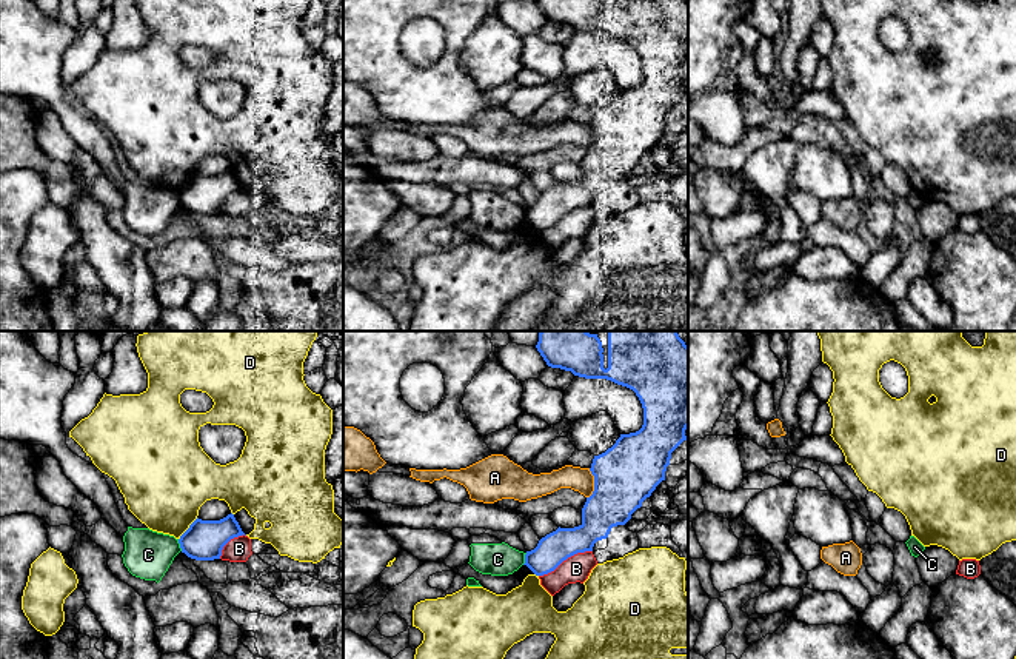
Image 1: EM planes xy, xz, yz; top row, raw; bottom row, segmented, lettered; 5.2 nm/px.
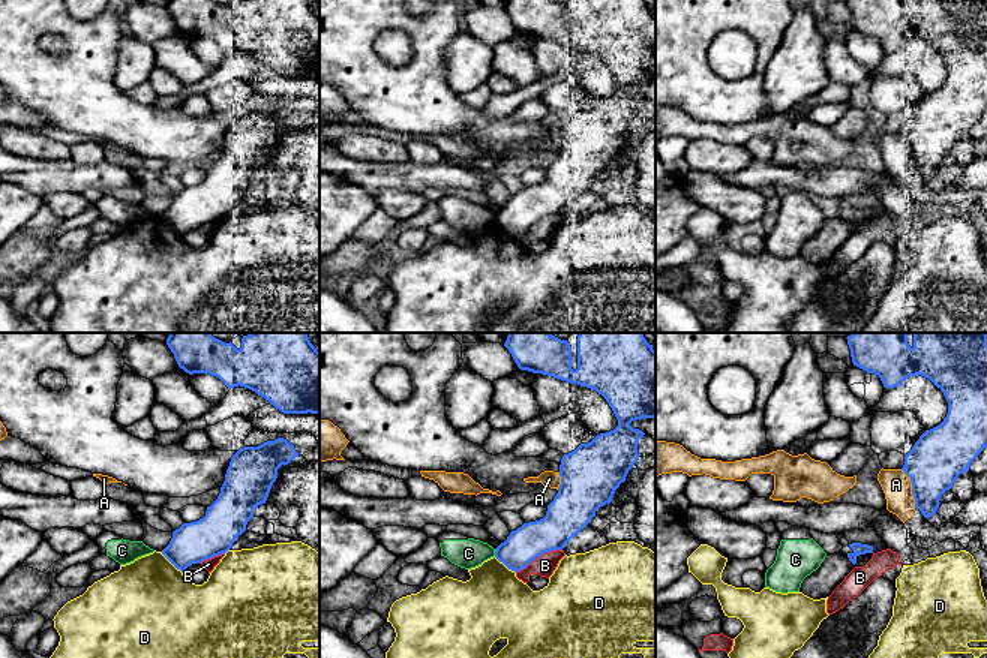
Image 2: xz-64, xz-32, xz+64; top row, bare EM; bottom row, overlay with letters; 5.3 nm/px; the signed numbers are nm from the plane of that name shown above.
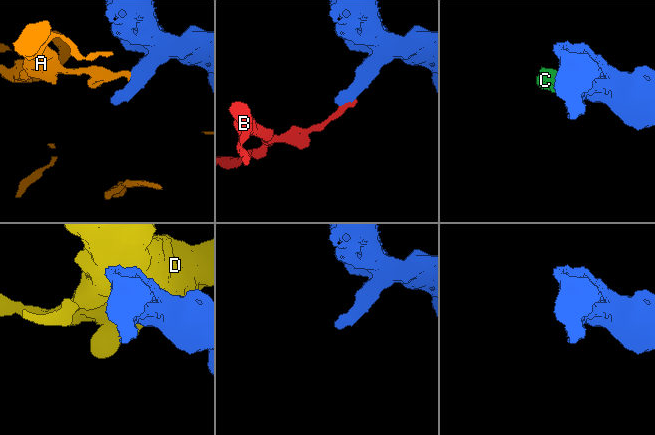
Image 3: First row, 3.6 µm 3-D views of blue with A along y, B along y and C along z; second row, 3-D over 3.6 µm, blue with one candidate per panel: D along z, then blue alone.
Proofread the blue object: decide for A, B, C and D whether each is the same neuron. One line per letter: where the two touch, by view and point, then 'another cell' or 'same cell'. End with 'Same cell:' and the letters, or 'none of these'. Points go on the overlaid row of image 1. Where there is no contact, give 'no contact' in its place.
A: xz (594, 484) | another cell
B: xz (565, 559) | another cell
C: xy (180, 545) | another cell
D: xy (188, 528) | another cell
Same cell: none of these

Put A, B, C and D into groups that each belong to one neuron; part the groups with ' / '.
A / B / C / D

